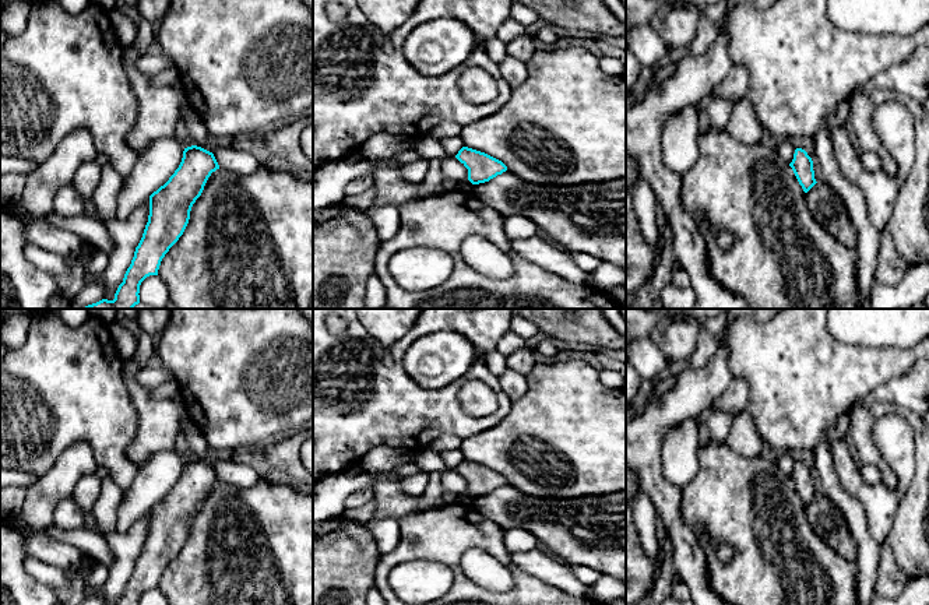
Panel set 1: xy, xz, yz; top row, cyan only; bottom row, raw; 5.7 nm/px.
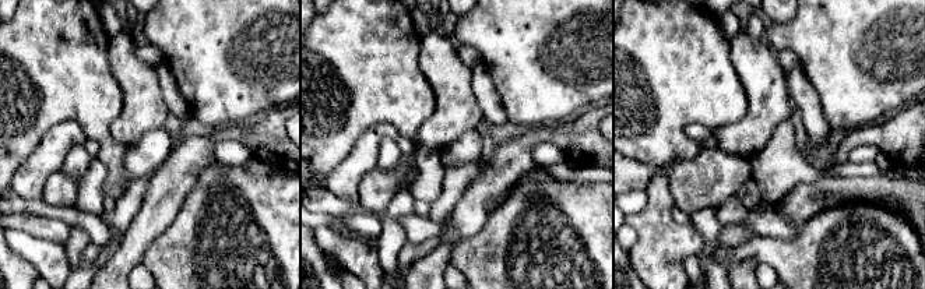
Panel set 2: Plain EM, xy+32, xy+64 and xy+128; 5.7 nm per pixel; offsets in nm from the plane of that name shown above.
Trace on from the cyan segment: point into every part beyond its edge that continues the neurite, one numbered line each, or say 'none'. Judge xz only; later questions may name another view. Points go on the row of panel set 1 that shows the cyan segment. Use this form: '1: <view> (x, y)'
none

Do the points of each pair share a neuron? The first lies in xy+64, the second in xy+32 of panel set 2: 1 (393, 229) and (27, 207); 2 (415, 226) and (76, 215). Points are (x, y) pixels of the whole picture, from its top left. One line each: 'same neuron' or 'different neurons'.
1: different neurons
2: same neuron

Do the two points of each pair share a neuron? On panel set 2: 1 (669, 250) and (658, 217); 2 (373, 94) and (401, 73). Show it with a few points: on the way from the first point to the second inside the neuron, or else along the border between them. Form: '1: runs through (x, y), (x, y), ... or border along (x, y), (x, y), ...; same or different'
1: runs through (661, 242), (658, 225); same
2: runs through (380, 87), (394, 73); same

